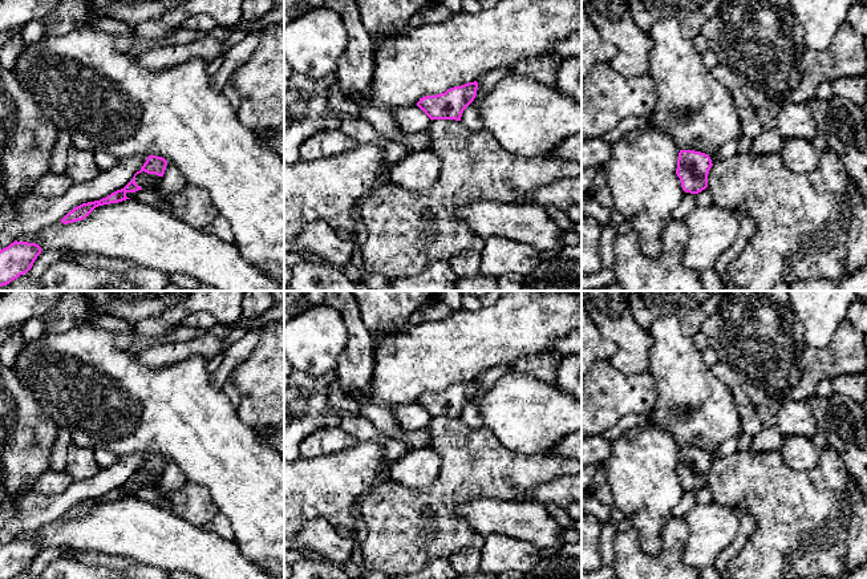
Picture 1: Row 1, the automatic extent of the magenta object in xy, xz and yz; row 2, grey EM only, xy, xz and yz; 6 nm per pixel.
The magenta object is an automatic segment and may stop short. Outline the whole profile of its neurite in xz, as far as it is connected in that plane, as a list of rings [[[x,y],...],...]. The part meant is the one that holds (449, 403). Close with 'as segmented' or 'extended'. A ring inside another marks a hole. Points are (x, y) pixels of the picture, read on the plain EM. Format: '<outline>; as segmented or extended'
[[[467,380],[447,386],[445,390],[420,396],[417,404],[433,417],[461,418],[463,408],[474,398],[478,380]]]; as segmented

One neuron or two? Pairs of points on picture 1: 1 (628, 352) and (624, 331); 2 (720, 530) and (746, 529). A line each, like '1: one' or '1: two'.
1: one
2: two

